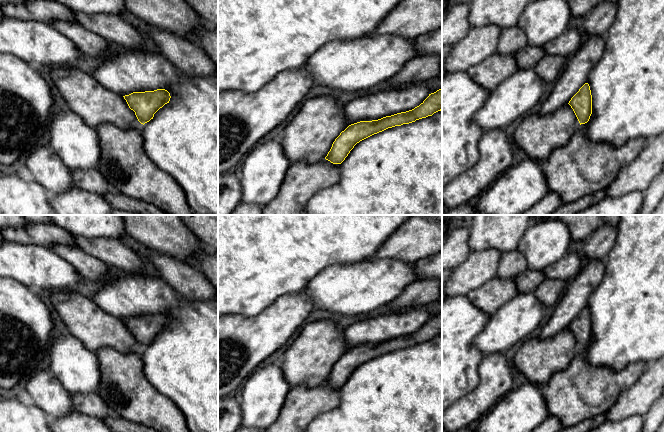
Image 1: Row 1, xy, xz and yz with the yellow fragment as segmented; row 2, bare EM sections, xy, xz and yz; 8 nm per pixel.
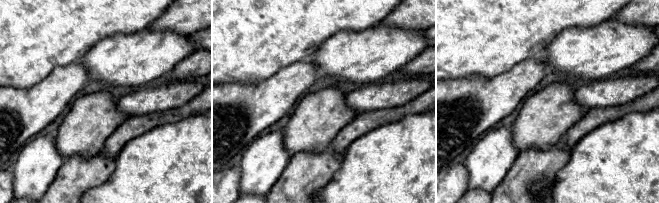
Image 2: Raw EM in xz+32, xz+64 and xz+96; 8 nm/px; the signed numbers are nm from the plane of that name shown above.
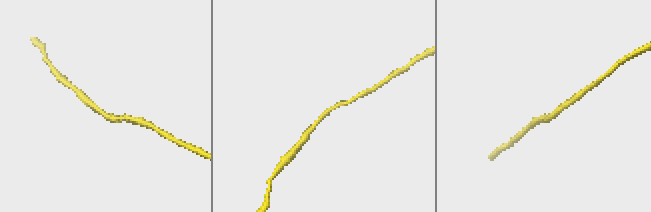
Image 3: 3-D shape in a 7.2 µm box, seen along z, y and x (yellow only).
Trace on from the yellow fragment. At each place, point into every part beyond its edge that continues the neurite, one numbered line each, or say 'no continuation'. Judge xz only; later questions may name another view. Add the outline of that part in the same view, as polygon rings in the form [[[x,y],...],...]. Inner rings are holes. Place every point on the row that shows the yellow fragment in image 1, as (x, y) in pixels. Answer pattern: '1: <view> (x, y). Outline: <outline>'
no continuation

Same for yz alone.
no continuation

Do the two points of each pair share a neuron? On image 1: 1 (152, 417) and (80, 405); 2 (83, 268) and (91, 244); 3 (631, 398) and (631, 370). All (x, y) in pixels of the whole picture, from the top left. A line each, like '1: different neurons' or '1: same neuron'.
1: different neurons
2: different neurons
3: different neurons

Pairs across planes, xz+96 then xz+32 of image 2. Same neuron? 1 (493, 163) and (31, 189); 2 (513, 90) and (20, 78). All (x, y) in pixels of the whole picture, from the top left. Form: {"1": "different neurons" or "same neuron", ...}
{"1": "same neuron", "2": "different neurons"}

